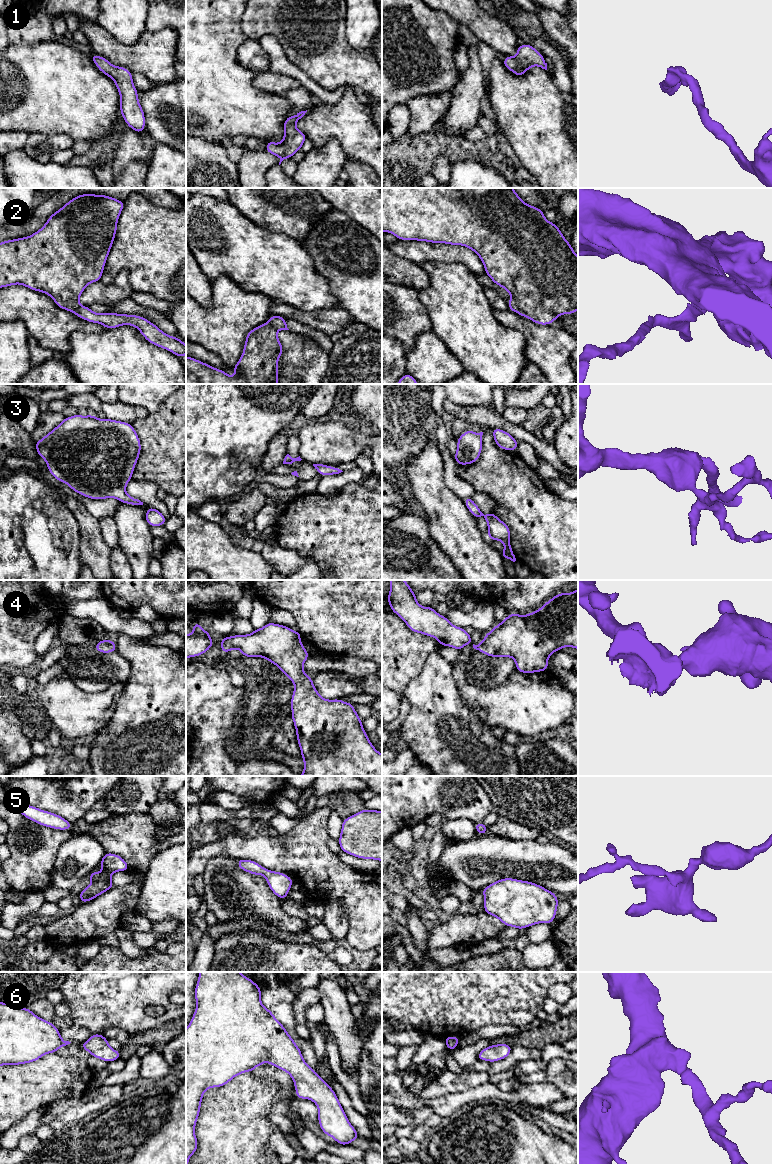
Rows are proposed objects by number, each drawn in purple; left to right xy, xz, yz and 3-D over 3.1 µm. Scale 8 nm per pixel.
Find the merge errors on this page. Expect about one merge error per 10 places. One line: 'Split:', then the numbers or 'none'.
Split: none

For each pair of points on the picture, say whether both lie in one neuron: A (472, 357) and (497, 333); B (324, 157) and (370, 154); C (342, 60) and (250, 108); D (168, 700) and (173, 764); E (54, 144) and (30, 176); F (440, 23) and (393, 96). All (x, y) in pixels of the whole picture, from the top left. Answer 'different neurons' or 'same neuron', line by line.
A: same neuron
B: different neurons
C: different neurons
D: same neuron
E: different neurons
F: same neuron

